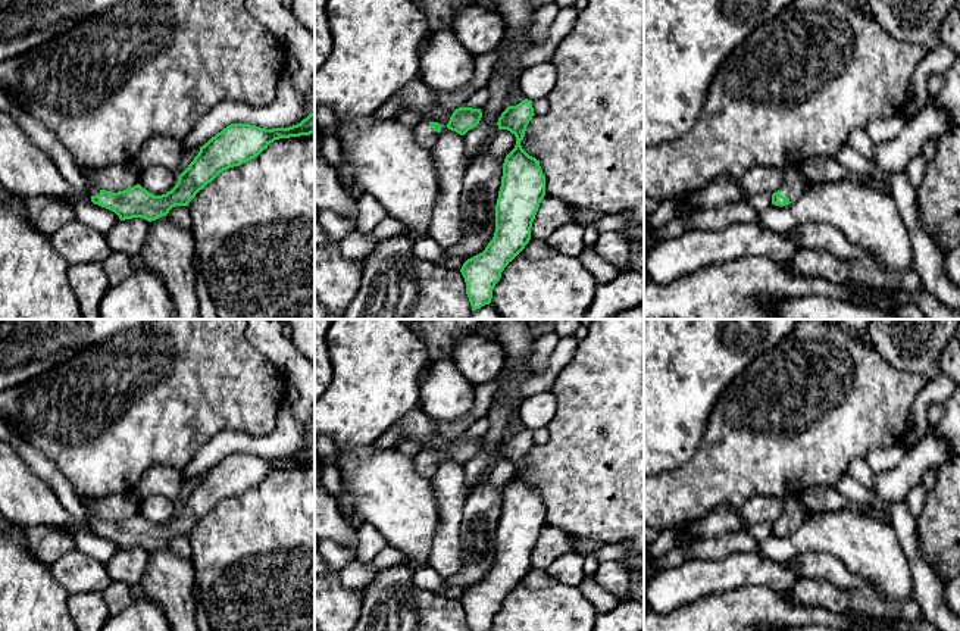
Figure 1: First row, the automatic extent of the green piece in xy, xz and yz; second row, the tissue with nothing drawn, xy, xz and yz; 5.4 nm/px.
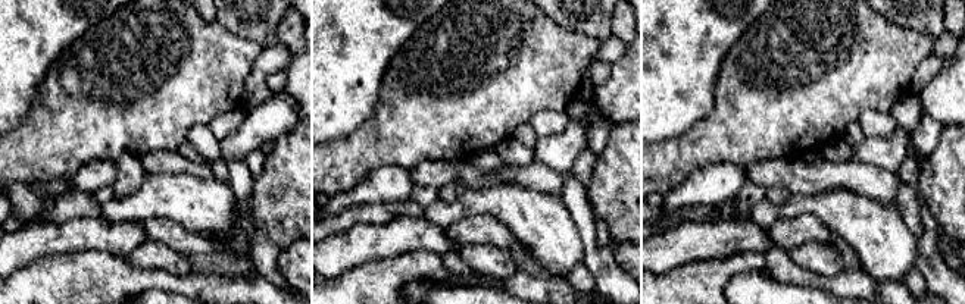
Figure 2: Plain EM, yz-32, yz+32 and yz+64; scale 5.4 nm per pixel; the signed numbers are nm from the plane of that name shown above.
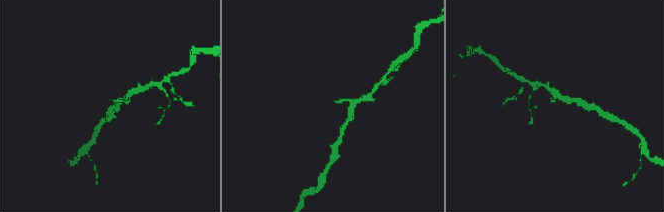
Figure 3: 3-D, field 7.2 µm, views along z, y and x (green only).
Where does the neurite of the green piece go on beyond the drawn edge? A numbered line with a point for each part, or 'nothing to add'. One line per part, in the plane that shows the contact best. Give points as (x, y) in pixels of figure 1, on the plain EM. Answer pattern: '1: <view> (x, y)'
1: yz (794, 512)

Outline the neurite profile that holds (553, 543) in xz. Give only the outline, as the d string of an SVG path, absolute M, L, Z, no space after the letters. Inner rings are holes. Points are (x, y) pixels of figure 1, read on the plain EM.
M544 525L532 552L531 568L547 571L556 559L572 553L575 543L563 530Z

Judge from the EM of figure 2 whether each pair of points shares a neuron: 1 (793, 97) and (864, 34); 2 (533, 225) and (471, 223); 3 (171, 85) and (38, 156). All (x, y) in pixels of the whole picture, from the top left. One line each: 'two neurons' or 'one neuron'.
1: one neuron
2: two neurons
3: one neuron

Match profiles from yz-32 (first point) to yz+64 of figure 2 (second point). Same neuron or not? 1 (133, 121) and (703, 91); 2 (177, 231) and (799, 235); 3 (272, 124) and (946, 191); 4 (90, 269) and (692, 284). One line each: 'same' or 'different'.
1: different
2: same
3: different
4: same

